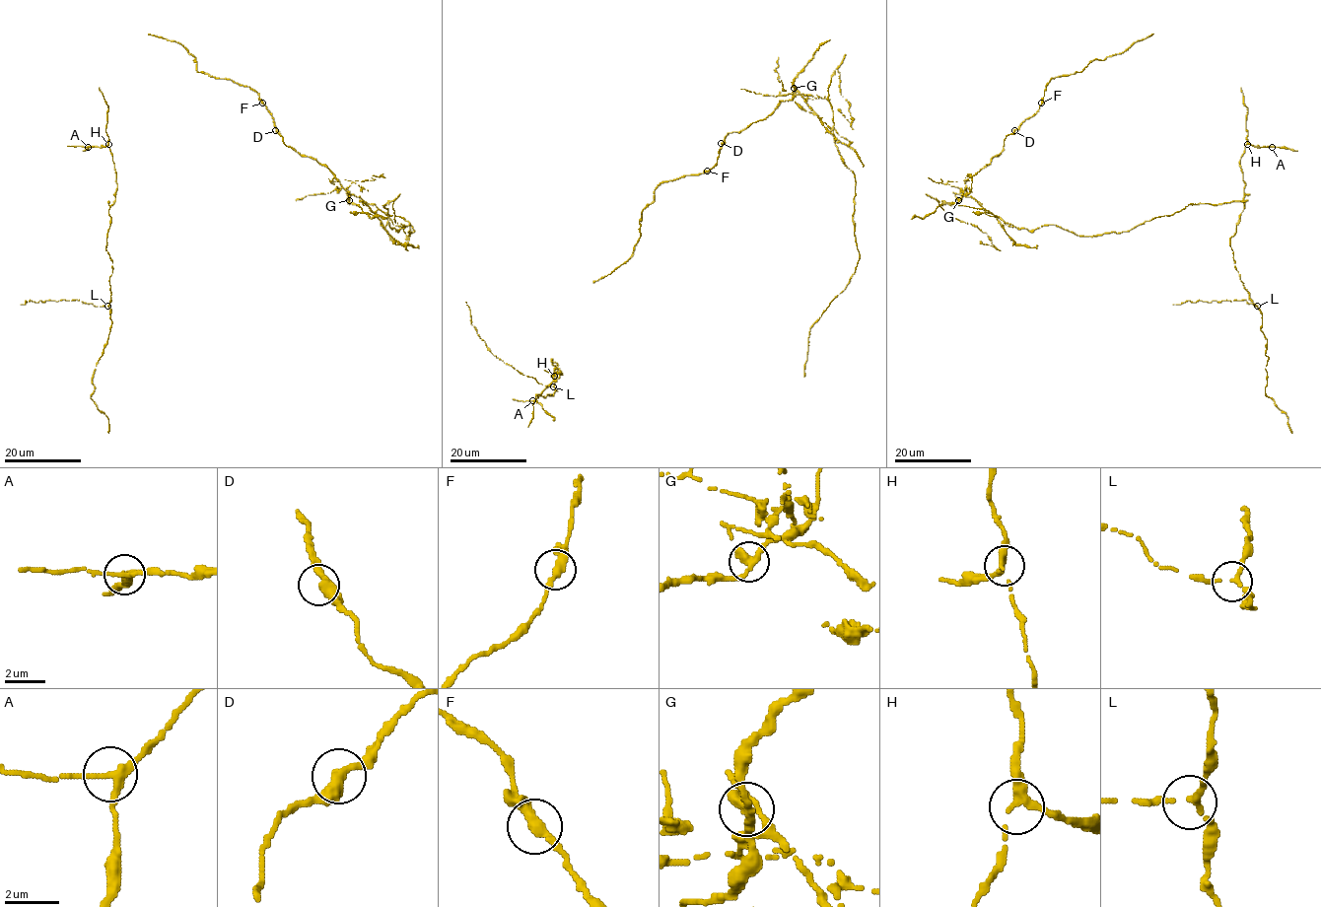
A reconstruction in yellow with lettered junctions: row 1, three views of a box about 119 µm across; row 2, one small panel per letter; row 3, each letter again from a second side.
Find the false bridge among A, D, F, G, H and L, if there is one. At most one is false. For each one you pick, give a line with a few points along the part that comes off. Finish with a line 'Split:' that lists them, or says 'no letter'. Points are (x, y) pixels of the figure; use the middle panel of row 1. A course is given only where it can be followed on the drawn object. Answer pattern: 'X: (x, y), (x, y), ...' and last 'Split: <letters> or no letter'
G: (794, 88), (833, 131), (842, 161), (854, 174), (852, 219), (860, 255), (847, 287), (810, 328), (804, 377)
Split: G

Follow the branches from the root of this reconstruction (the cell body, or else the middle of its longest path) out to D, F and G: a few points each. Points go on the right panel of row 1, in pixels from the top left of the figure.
D: (1086, 66), (1080, 72), (1052, 79), (1046, 85), (1043, 103), (1037, 111), (1014, 130)
F: (1086, 66), (1080, 72), (1052, 79), (1046, 85), (1041, 103)
G: (1086, 66), (1046, 85), (1037, 111), (1006, 137), (1001, 153), (972, 176), (971, 190), (958, 199)

